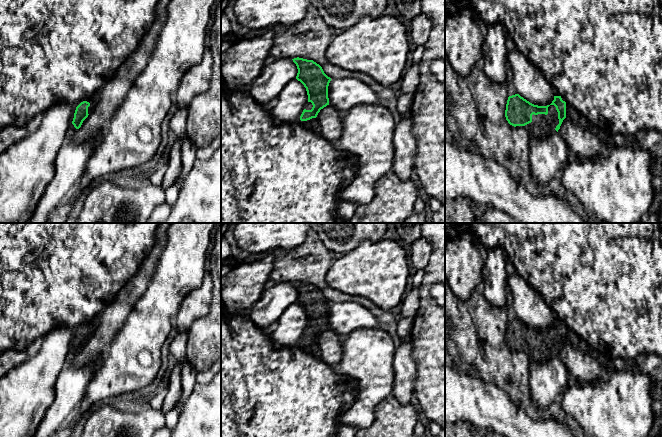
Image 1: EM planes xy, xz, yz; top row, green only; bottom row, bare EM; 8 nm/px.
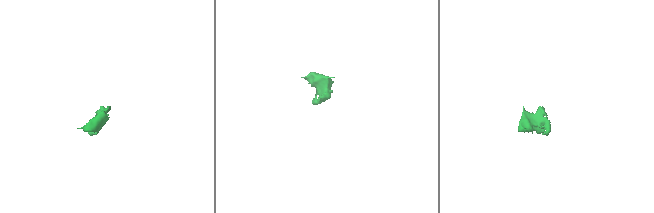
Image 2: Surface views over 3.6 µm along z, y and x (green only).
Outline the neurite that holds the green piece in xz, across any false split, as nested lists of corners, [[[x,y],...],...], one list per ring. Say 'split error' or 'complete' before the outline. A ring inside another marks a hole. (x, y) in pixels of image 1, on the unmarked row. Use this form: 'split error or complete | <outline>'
split error | [[[299,281],[292,284],[298,293],[296,303],[304,309],[308,319],[308,326],[300,344],[305,352],[318,355],[319,347],[316,341],[321,333],[329,329],[328,310],[331,302],[313,284]]]

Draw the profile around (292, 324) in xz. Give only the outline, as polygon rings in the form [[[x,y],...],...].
[[[294,303],[290,305],[277,321],[276,330],[270,339],[276,348],[291,347],[300,344],[300,340],[308,326],[304,309]]]

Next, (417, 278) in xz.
[[[424,269],[417,270],[417,272],[412,276],[412,288],[418,288],[421,285],[424,276]]]

